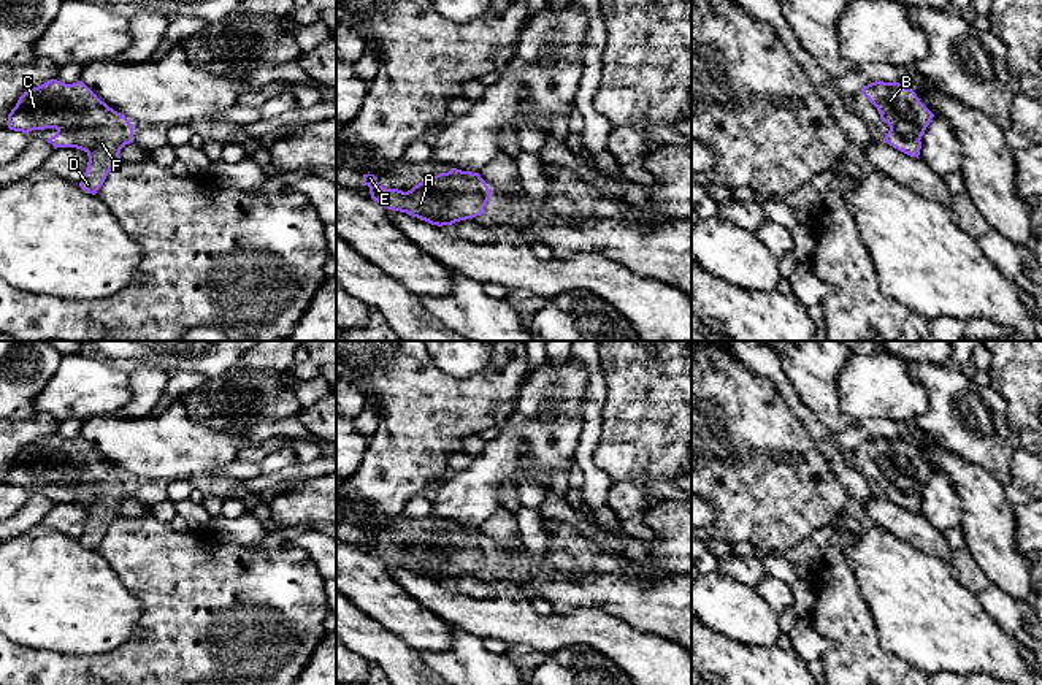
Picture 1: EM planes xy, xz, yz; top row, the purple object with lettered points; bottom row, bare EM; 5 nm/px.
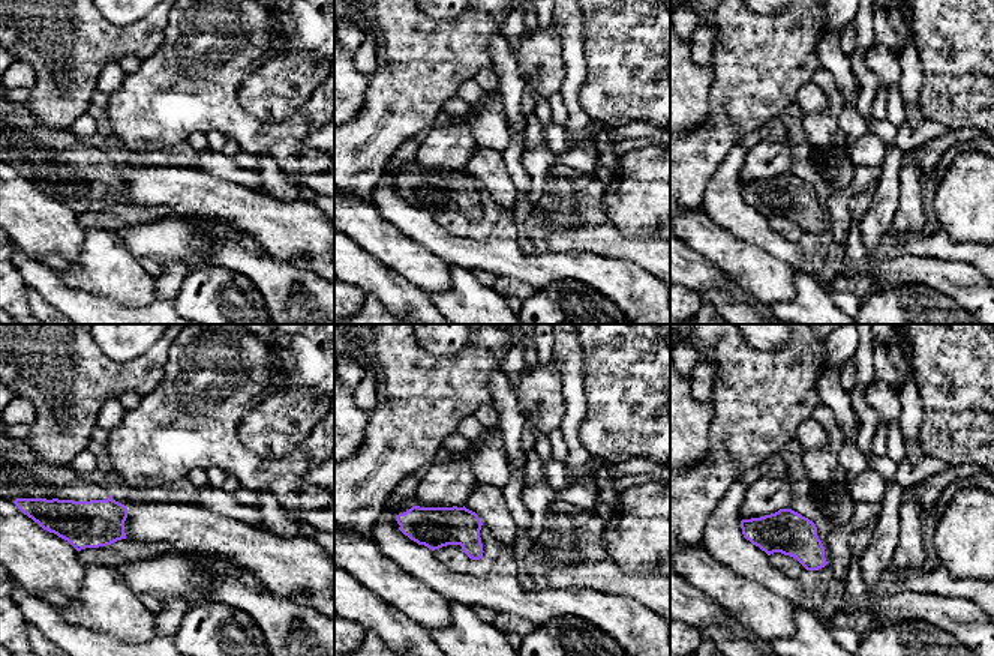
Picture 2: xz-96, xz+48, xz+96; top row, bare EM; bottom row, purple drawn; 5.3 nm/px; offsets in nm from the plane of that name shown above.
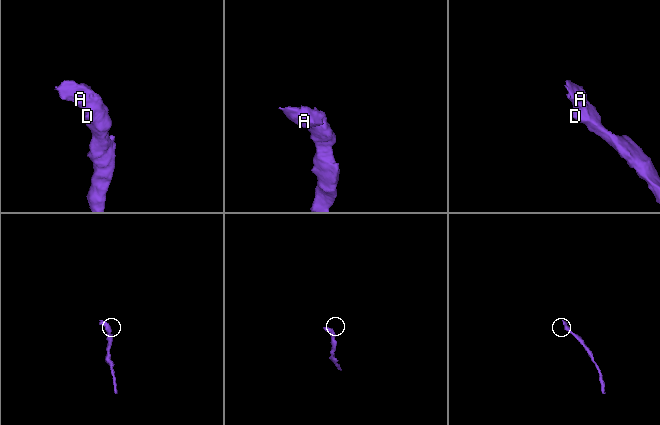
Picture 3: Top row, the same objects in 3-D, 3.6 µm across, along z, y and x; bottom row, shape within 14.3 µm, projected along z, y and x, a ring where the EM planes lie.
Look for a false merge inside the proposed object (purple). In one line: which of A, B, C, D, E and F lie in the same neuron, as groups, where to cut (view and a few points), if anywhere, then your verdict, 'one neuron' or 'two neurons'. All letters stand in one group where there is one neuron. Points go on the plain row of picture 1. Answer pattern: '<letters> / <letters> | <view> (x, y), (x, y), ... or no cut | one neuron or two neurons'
A B C D E F | no cut | one neuron

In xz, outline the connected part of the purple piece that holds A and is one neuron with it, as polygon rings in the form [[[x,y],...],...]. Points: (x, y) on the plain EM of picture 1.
[[[457,523],[431,531],[408,547],[382,542],[374,530],[363,530],[363,539],[384,563],[438,582],[482,571],[490,553],[490,544],[479,528]]]

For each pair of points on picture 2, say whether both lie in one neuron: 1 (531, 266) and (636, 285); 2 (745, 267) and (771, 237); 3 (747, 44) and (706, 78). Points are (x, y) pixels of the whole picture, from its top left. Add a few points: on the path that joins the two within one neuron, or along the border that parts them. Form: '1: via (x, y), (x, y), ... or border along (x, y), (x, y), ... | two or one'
1: via (556, 266), (586, 266), (610, 276) | one
2: border along (730, 231), (786, 260), (792, 266) | two
3: border along (712, 65), (714, 83), (711, 86), (709, 107) | two

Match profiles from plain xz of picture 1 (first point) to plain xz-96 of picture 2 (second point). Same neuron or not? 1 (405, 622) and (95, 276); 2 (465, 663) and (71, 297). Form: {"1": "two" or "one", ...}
{"1": "two", "2": "two"}

